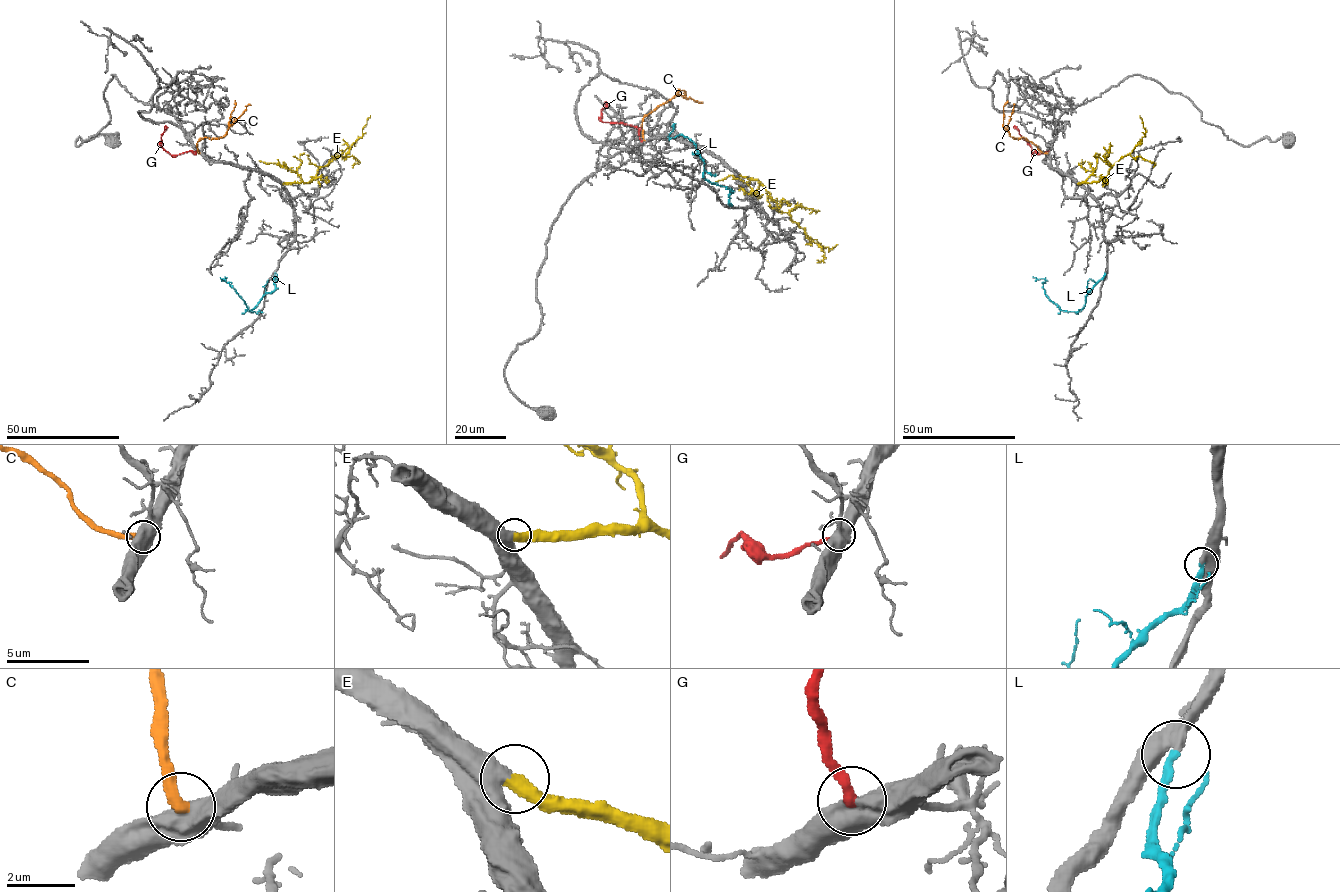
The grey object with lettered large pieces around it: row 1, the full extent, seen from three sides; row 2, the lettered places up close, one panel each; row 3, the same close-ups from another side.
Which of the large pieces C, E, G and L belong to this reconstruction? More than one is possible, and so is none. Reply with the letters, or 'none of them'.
E, L

